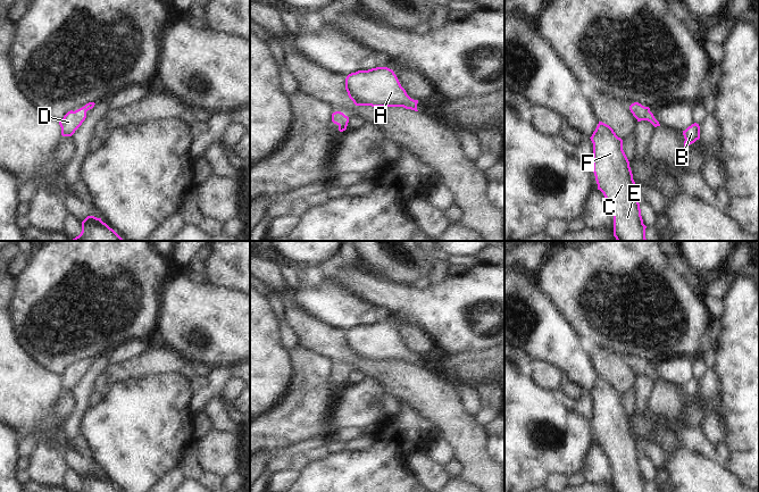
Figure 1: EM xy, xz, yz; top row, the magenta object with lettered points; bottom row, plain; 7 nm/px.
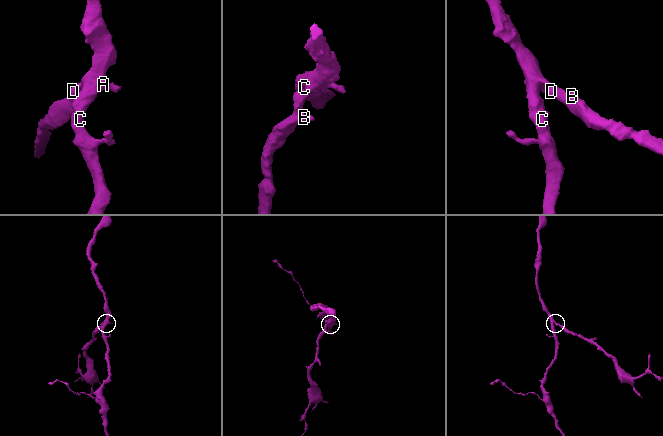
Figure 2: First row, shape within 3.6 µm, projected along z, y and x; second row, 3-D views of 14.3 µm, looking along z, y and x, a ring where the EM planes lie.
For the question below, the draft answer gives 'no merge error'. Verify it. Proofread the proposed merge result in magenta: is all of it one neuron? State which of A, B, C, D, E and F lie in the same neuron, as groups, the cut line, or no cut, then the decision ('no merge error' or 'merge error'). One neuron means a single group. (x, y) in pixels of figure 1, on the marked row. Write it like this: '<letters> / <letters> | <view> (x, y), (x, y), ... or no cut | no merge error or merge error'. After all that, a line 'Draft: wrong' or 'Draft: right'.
A B C D E F | no cut | no merge error
Draft: right

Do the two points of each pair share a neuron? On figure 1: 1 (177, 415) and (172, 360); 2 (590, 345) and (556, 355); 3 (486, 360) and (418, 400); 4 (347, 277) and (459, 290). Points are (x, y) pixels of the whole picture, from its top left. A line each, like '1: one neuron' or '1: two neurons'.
1: two neurons
2: two neurons
3: two neurons
4: one neuron

